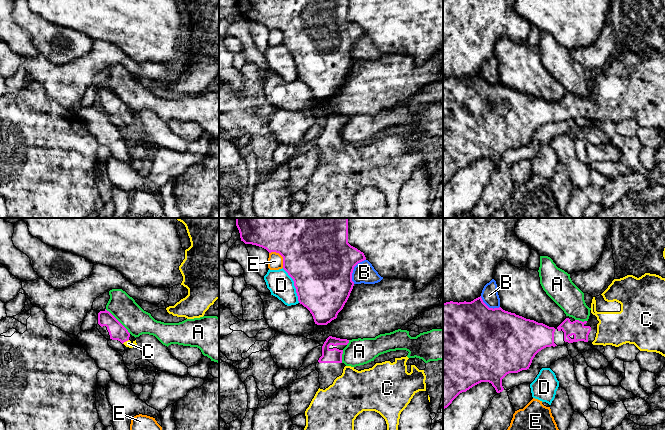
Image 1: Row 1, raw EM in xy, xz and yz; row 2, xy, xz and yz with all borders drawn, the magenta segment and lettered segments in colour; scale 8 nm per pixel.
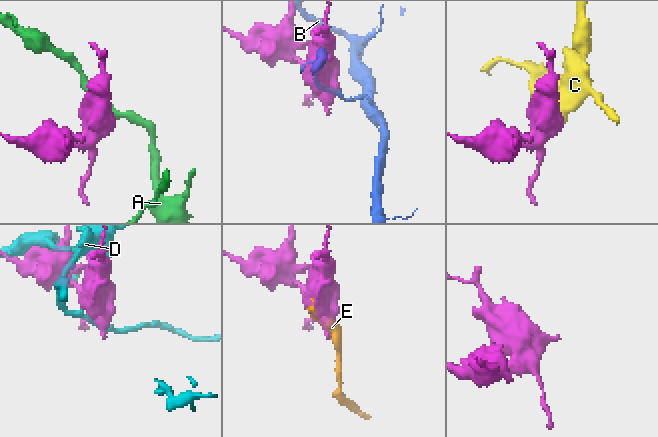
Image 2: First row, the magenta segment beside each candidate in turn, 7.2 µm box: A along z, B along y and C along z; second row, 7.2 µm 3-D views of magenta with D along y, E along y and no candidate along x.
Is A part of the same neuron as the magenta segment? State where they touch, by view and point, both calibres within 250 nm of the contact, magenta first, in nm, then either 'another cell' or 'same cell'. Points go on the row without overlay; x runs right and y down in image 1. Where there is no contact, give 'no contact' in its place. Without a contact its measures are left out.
contact xy (118, 97); calibres 140 and 200 nm; another cell

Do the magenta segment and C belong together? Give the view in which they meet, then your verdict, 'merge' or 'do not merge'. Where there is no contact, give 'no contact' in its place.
contact in xy; merge

